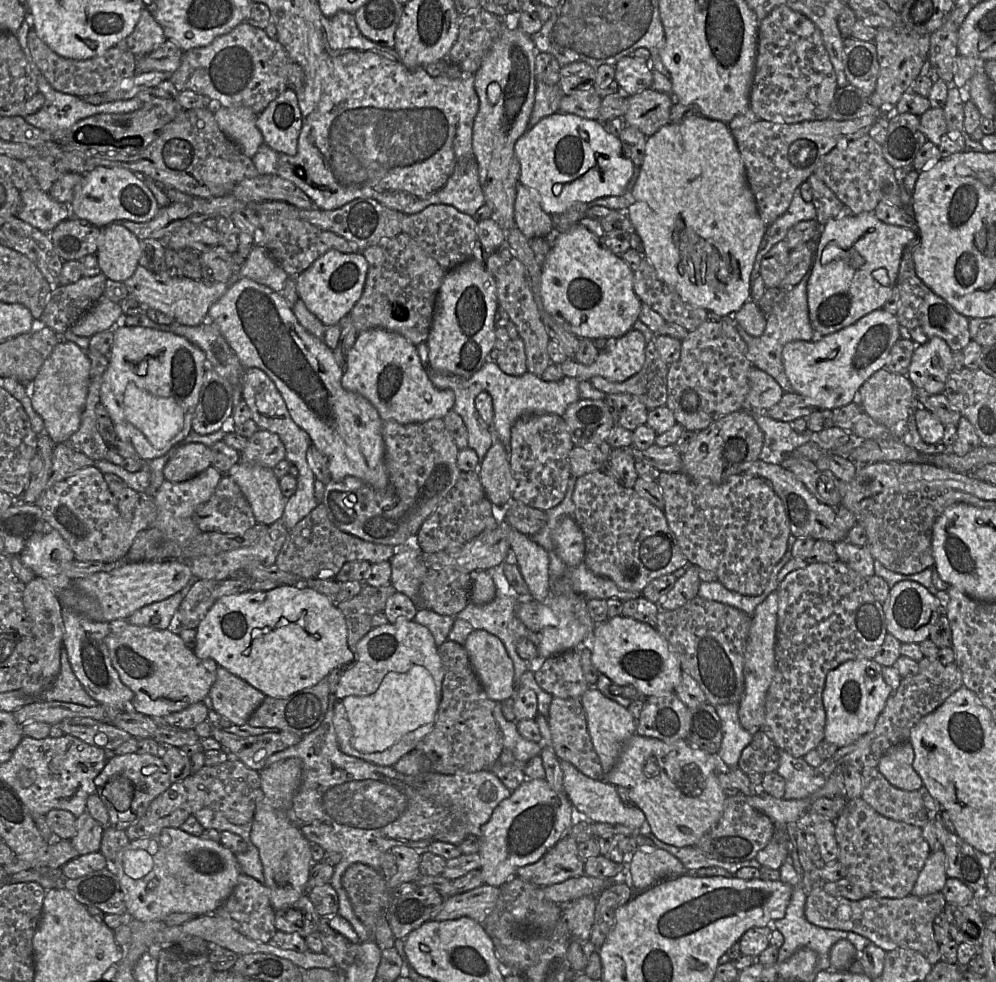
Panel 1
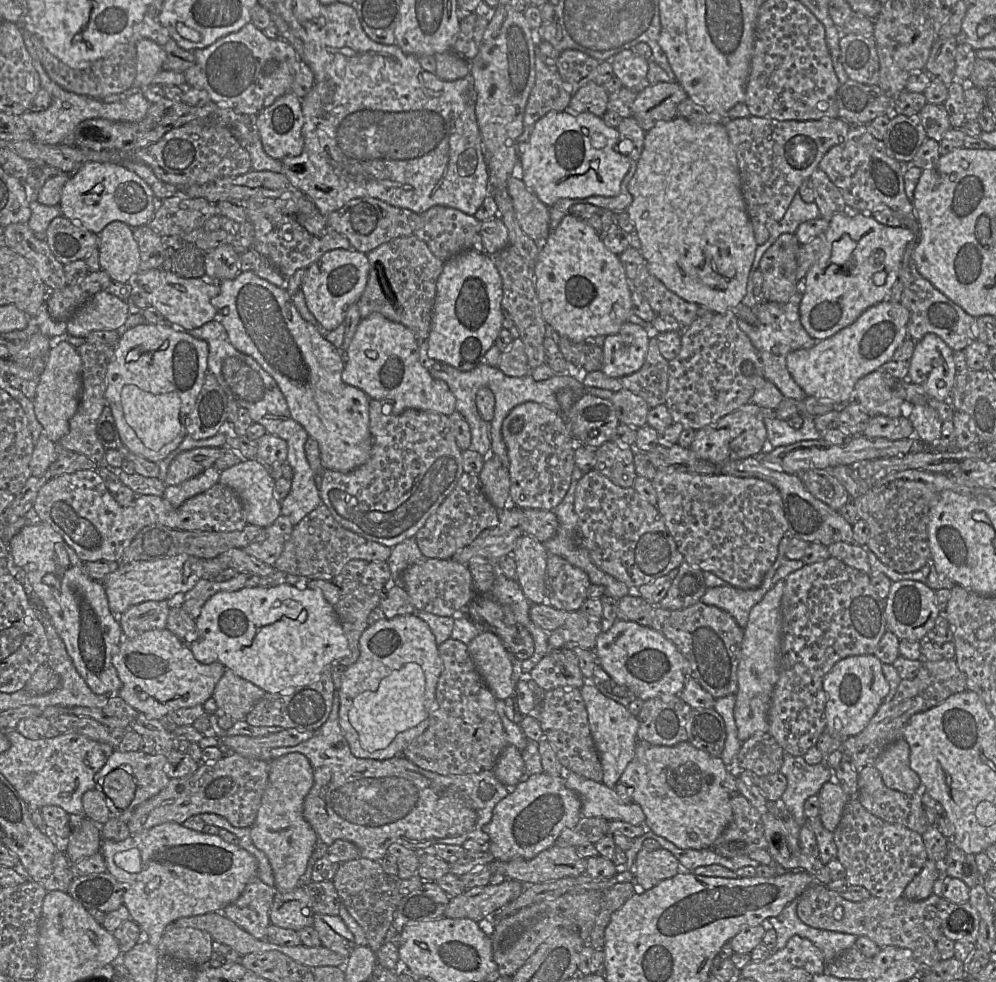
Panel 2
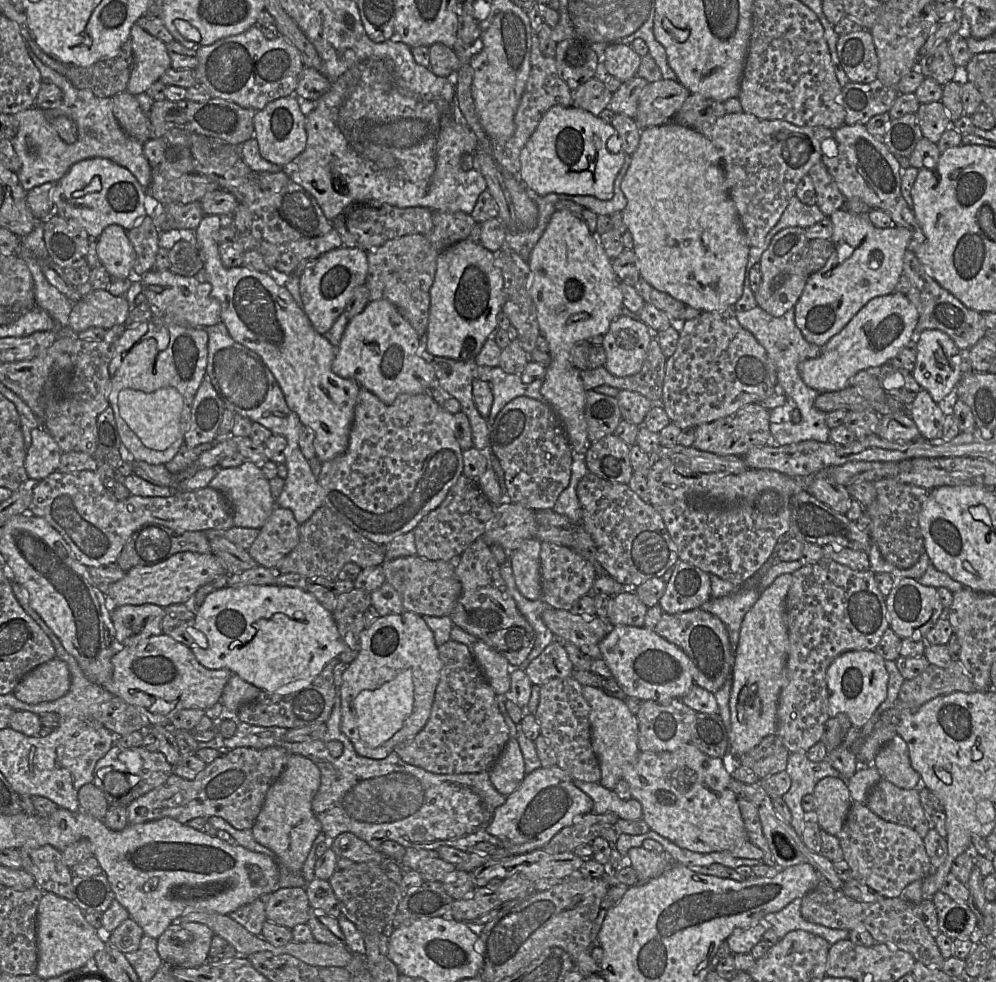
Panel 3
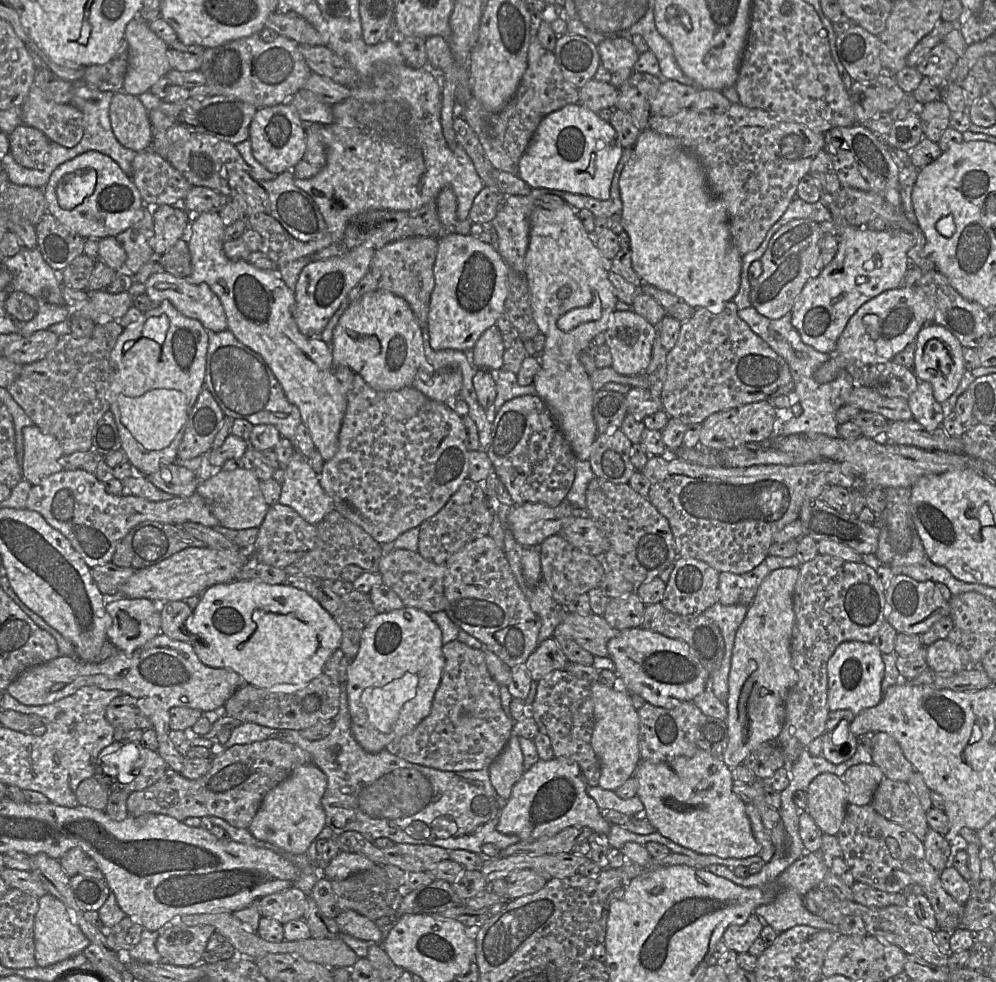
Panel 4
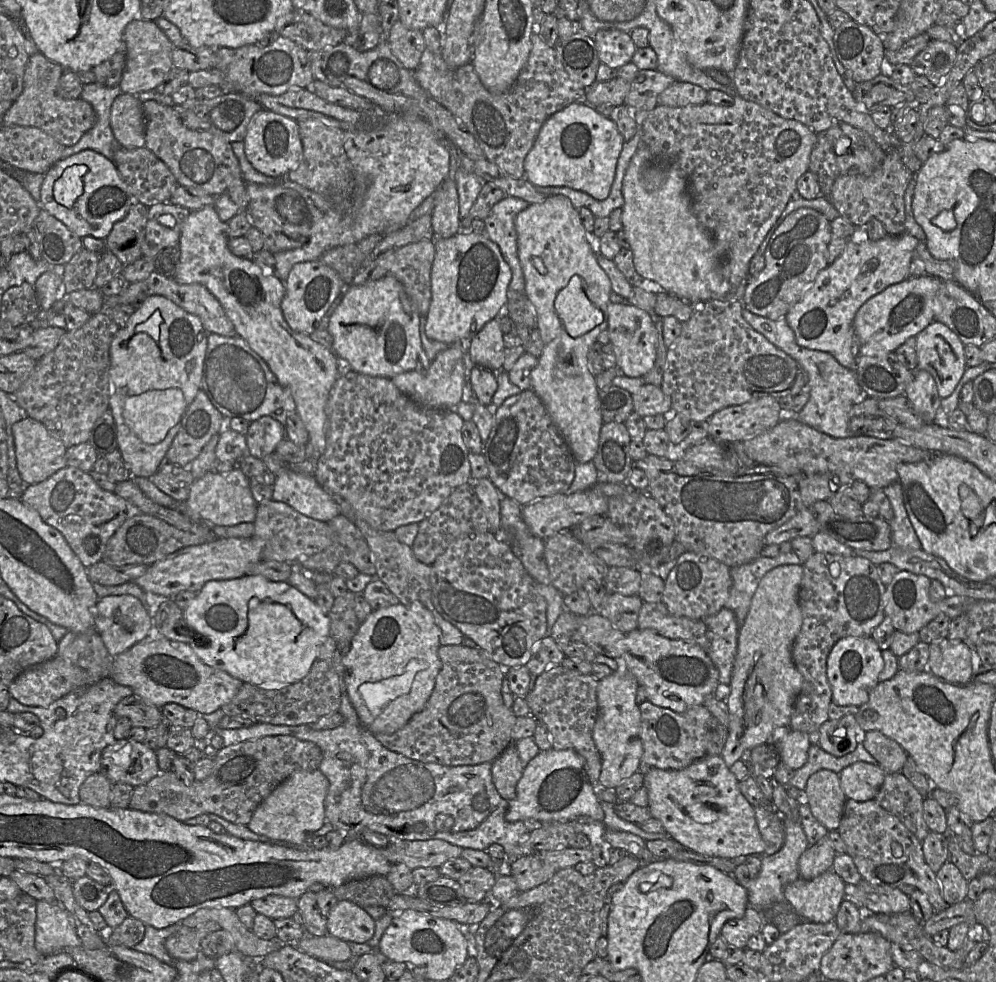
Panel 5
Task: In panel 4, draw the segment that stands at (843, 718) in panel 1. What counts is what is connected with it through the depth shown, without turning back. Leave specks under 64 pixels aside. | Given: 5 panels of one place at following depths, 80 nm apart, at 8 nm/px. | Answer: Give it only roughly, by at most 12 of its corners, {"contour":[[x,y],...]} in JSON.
{"contour":[[841,643],[828,661],[828,705],[856,716],[883,699],[883,653]]}

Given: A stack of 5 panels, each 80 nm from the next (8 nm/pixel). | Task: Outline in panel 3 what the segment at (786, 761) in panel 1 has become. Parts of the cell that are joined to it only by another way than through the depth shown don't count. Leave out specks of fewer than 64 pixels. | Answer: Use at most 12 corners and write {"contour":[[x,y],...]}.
{"contour":[[789,754],[791,787],[782,798],[791,826],[802,838],[803,797],[825,777],[845,777],[827,759]]}

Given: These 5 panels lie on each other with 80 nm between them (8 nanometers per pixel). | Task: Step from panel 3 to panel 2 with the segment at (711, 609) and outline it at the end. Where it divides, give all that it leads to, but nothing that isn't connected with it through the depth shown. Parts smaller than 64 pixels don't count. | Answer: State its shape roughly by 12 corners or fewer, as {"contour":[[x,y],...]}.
{"contour":[[785,535],[762,584],[751,590],[707,588],[702,603],[729,613],[745,629],[751,609],[774,586],[792,535]]}

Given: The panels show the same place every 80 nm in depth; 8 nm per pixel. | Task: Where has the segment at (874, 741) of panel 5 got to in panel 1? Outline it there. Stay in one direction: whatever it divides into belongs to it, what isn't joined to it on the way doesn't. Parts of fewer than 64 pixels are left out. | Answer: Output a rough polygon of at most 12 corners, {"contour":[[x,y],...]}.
{"contour":[[909,742],[891,747],[878,770],[894,787],[919,791]]}

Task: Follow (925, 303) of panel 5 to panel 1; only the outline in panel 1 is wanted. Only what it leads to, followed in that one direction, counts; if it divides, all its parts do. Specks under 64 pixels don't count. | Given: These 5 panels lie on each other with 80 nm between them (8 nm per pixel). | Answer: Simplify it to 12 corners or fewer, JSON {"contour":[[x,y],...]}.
{"contour":[[877,309],[782,351],[793,392],[817,410],[856,402],[900,338]]}

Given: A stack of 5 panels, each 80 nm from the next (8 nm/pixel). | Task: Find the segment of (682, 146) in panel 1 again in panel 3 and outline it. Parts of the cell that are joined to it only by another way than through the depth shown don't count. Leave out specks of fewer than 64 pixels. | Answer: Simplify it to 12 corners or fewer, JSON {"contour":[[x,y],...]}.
{"contour":[[642,129],[621,184],[640,276],[701,311],[750,245],[720,153]]}

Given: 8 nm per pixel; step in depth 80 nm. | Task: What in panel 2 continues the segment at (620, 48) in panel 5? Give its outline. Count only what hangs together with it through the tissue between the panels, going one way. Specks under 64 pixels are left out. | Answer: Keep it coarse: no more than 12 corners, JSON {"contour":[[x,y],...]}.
{"contour":[[625,49],[610,60],[622,85],[646,84],[648,60]]}

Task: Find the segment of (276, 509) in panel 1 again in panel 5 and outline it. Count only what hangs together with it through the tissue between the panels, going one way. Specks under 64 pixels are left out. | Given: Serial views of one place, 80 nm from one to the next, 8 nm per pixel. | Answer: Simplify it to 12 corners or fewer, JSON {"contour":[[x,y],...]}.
{"contour":[[240,469],[194,481],[180,510],[219,526],[254,523],[258,504]]}

